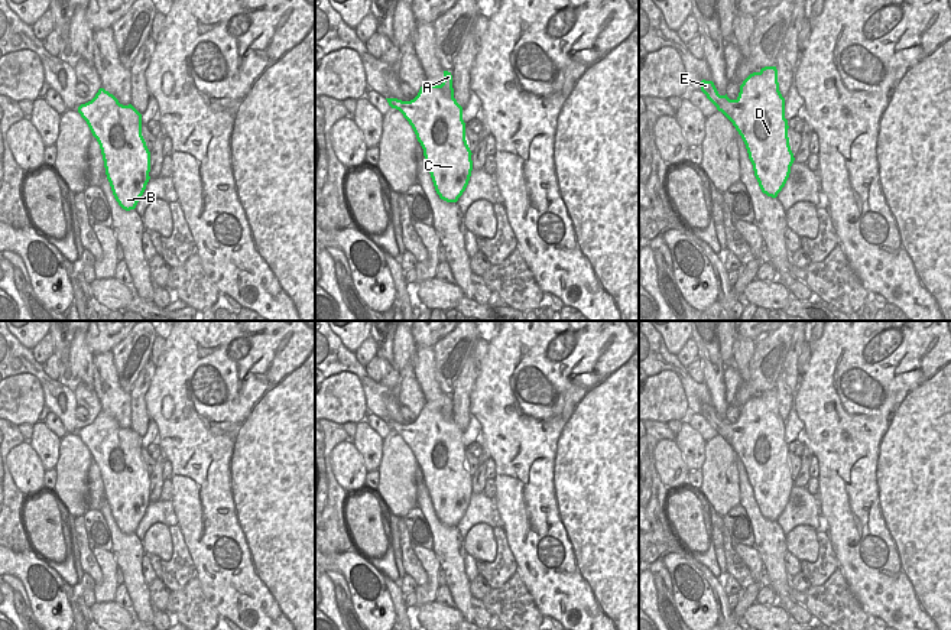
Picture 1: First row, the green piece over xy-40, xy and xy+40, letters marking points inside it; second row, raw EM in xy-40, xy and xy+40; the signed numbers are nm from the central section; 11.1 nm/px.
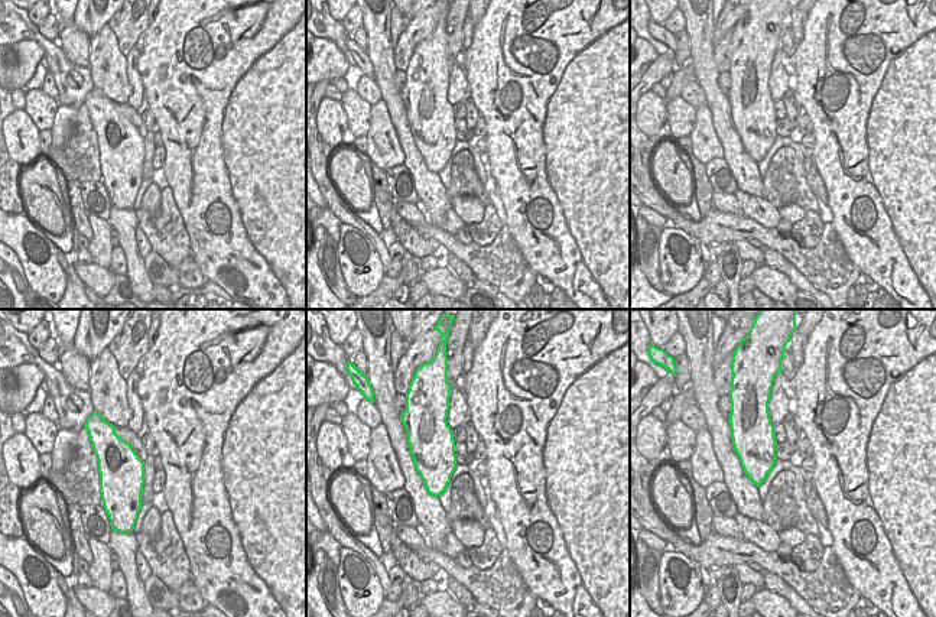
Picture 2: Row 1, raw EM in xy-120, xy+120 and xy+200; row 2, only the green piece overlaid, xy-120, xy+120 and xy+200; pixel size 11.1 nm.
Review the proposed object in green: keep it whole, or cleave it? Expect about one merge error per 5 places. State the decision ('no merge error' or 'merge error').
no merge error

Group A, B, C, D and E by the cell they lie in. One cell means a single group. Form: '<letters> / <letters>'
A B C D E

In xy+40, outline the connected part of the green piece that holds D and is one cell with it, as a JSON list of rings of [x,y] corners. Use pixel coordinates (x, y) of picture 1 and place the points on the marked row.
[[[776,66],[750,74],[740,85],[736,100],[727,94],[720,95],[713,81],[702,79],[701,91],[741,136],[762,192],[776,198],[795,160]]]

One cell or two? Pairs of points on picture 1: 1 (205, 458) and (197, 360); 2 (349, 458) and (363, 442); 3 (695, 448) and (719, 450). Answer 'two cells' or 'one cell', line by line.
1: one cell
2: two cells
3: two cells

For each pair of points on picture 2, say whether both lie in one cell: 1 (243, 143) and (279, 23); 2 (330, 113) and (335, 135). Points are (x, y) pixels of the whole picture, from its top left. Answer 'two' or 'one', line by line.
1: one
2: one

